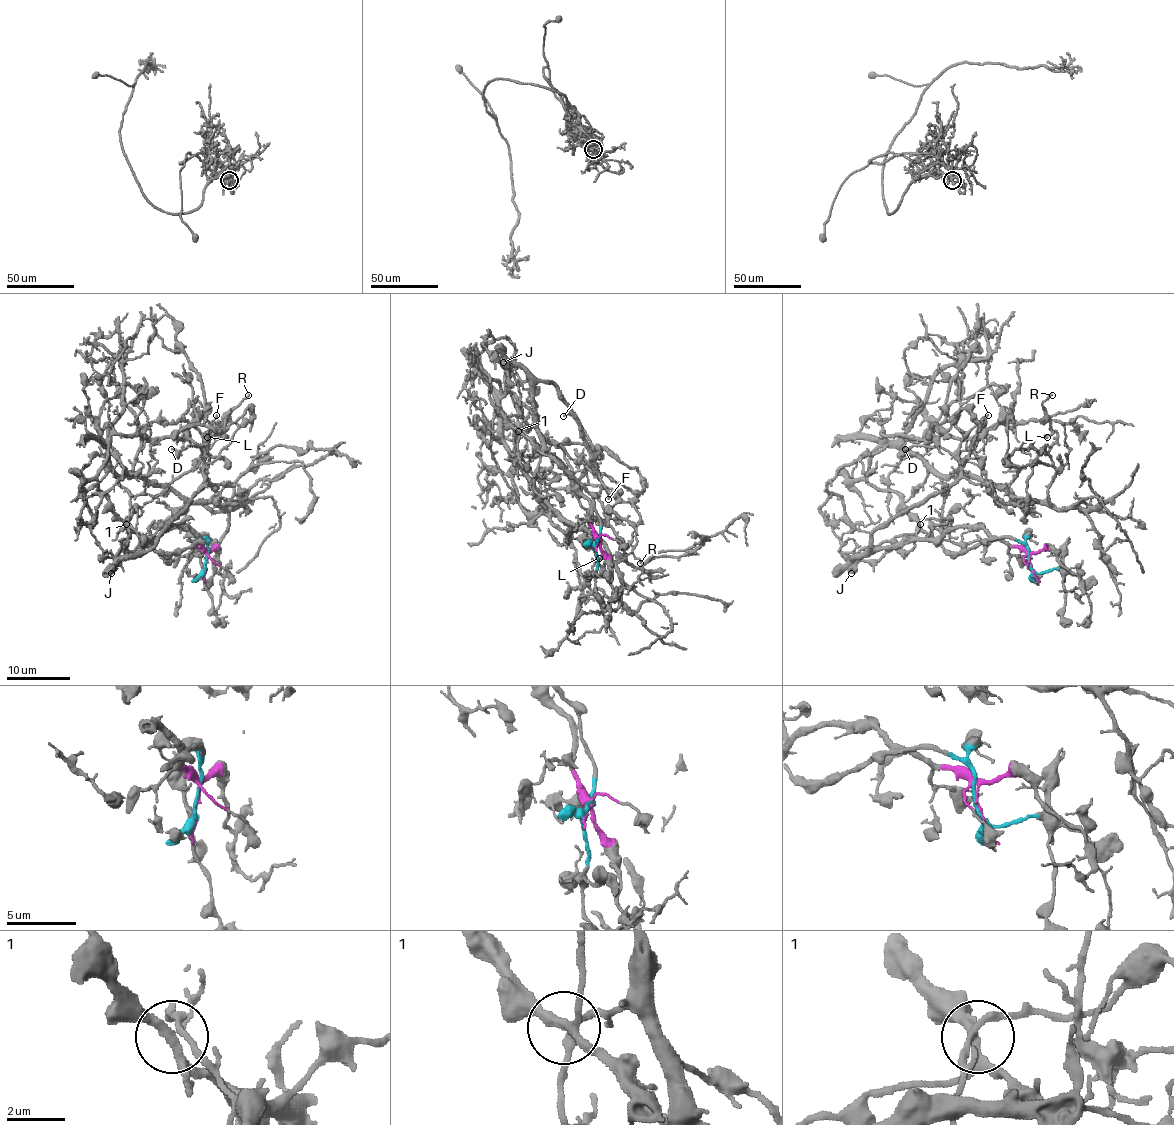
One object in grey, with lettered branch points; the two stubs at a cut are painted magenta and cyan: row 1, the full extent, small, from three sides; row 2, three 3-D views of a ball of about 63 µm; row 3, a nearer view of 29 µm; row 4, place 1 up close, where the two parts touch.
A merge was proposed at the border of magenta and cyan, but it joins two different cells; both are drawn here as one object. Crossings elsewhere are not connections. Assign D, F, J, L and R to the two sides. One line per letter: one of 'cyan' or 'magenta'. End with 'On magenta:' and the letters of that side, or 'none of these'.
D: magenta
F: magenta
J: cyan
L: cyan
R: cyan
On magenta: D, F

